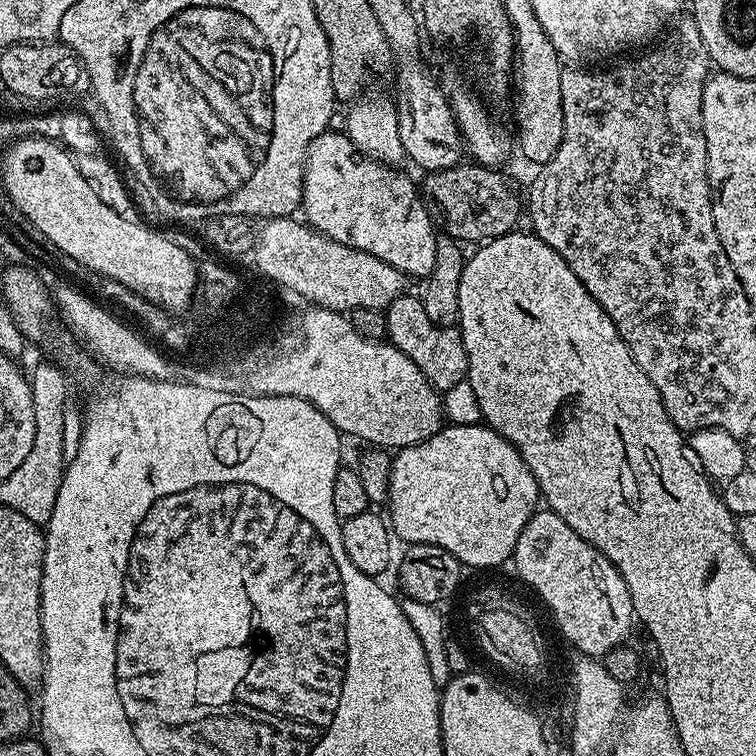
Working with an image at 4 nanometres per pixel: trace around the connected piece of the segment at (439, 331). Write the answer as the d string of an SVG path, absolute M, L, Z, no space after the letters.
M405 294L399 296L386 310L387 315L387 339L422 374L426 377L437 392L443 393L450 390L450 386L458 386L458 382L466 379L468 374L468 359L466 358L466 346L460 337L459 327L442 328L440 325L430 322L430 314L426 314L426 306L419 295Z

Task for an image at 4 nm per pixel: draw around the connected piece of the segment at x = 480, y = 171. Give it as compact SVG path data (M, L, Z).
M461 162L452 168L427 173L422 180L424 203L443 235L457 242L487 242L515 229L522 213L522 192L504 170L486 168L475 162Z

